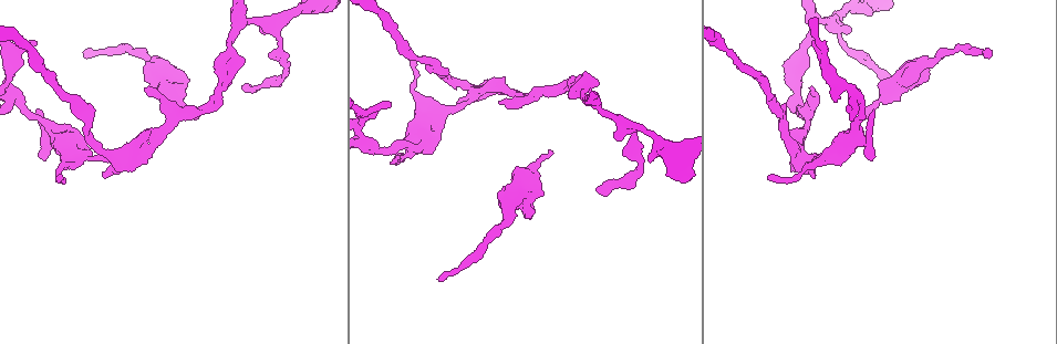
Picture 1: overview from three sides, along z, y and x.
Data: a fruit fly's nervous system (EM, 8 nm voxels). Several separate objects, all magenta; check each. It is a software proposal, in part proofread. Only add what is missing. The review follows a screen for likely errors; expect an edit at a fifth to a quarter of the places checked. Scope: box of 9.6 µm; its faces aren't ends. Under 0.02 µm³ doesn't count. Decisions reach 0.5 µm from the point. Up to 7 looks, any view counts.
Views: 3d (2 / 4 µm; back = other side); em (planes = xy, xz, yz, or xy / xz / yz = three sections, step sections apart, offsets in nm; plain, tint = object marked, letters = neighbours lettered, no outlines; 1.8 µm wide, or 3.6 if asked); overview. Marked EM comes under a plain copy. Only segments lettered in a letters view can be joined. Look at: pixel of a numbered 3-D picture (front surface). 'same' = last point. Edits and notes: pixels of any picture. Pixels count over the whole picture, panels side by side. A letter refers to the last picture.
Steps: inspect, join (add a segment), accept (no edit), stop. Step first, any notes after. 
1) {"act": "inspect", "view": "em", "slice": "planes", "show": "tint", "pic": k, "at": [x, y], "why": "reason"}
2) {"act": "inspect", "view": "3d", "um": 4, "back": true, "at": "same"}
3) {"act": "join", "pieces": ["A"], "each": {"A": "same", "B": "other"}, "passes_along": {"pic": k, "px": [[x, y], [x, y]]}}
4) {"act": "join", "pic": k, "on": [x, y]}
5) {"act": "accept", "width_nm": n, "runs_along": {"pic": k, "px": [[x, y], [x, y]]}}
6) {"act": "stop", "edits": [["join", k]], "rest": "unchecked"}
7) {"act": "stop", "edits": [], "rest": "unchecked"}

{"act": "inspect", "view": "3d", "um": 4, "pic": 1, "at": [990, 58], "why": "free end"}

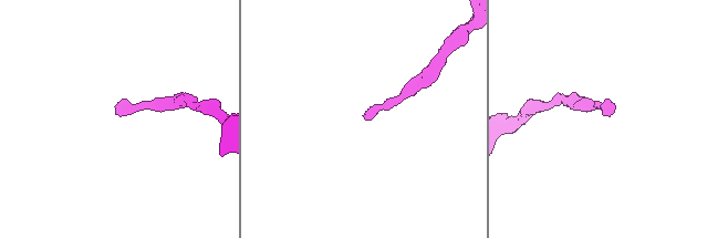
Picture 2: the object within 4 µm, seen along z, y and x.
{"act": "inspect", "view": "em", "slice": "xz", "step": 8, "show": "tint", "pic": 2, "at": [364, 114]}

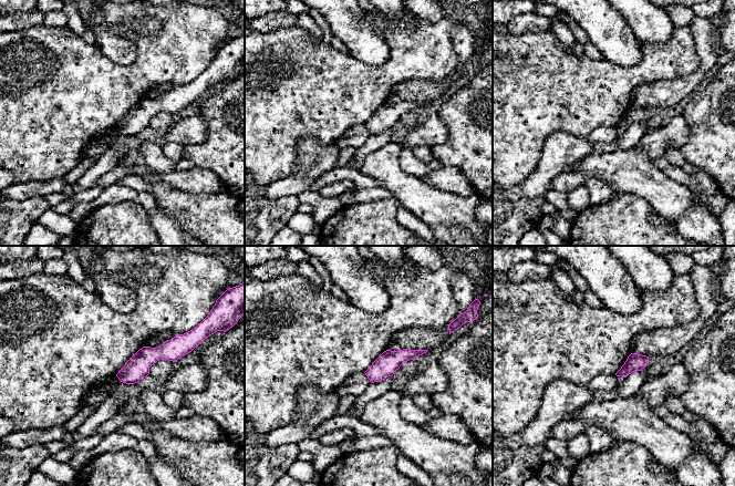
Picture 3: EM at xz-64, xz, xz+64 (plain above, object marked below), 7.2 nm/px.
{"act": "inspect", "view": "em", "slice": "yz", "step": 4, "show": "letters", "at": "same", "why": "another direction"}

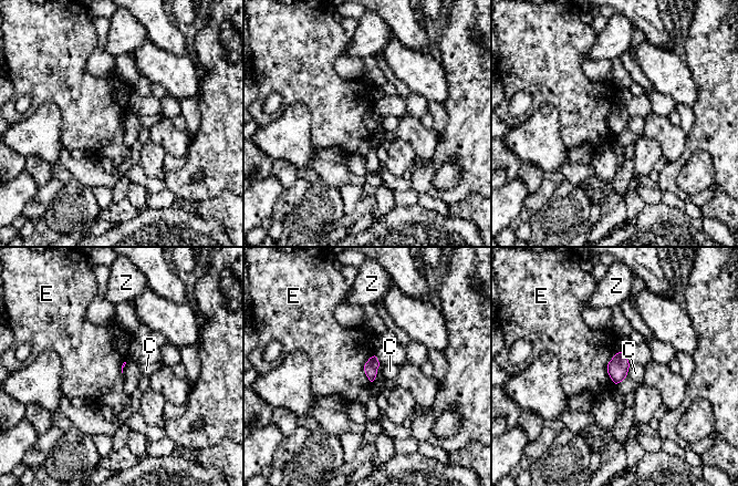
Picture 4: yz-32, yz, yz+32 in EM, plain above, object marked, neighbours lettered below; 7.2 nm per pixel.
{"act": "accept", "each": {"C": "other", "E": "other", "Z": "other"}, "border": {"pic": 4, "px": [[619, 351], [607, 364], [614, 383]]}, "found": "no lettered segment goes on from it"}

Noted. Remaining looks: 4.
{"act": "inspect", "view": "em", "slice": "planes", "show": "letters", "pic": 1, "at": [196, 120]}

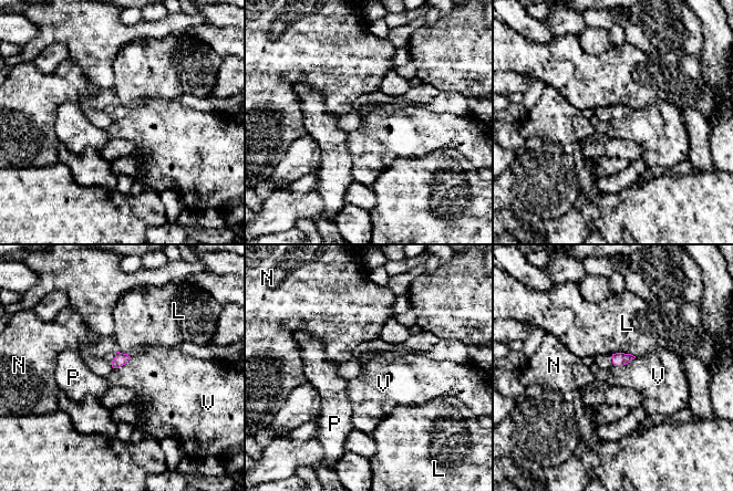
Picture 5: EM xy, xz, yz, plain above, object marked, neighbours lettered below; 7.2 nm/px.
{"act": "accept", "each": {"L": "other", "N": "other", "P": "other", "V": "other"}, "border": {"pic": 5, "px": [[636, 357], [622, 365], [613, 365]]}, "found": "none of them fits"}

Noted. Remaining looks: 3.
{"act": "inspect", "view": "em", "slice": "planes", "show": "letters", "pic": 1, "at": [596, 189], "why": "long arm stops here"}

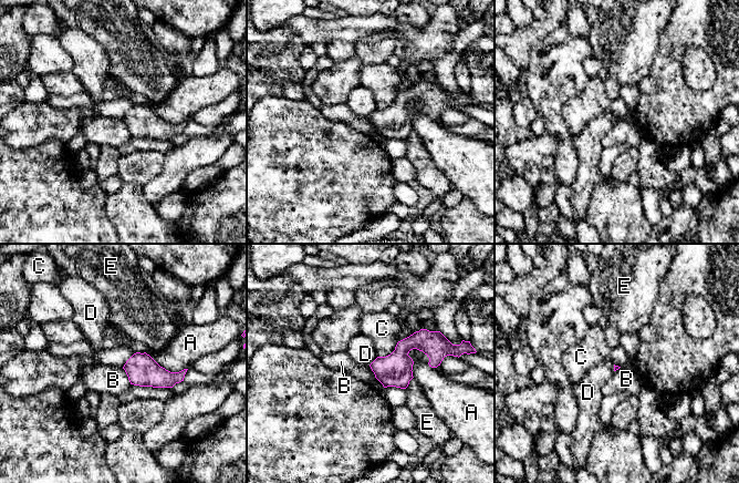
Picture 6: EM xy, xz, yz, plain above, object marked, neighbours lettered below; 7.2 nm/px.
{"act": "accept", "longest_contact_nm": ["A", 340], "each": {"A": "other", "B": "other", "C": "other", "D": "other", "E": "other"}, "border": {"pic": 6, "px": [[122, 368], [131, 383]]}, "found": "no lettered segment goes on from it"}

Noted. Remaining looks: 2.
{"act": "stop", "edits": [], "rest": "unchecked"}

